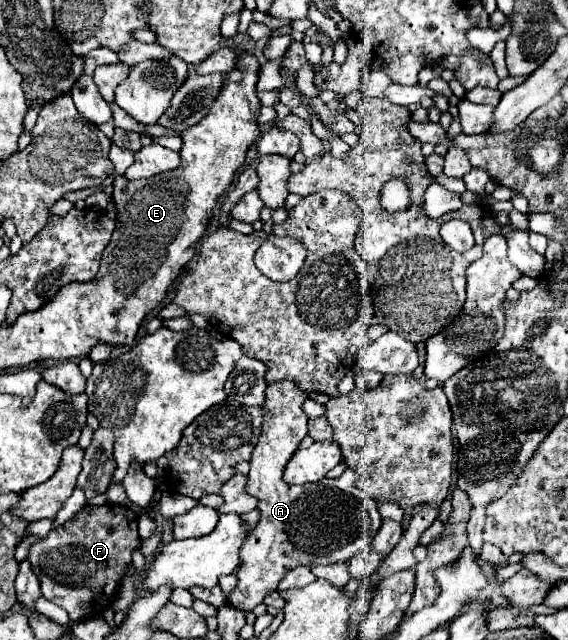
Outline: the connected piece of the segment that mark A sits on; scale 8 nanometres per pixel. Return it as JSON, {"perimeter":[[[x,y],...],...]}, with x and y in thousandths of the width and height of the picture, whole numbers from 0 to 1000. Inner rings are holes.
{"perimeter":[[[489,594],[468,606],[468,625],[461,631],[468,644],[461,678],[444,706],[433,753],[433,769],[454,778],[451,794],[458,797],[458,813],[433,841],[433,850],[426,850],[419,913],[401,928],[401,941],[430,956],[440,956],[465,938],[468,928],[482,925],[511,888],[532,881],[556,884],[613,878],[630,863],[651,856],[673,819],[665,788],[627,763],[630,741],[623,741],[616,731],[606,734],[606,741],[592,750],[570,747],[553,756],[511,759],[496,750],[500,728],[542,675],[542,650],[532,641],[535,625],[539,613],[528,609],[514,594]],[[542,859],[549,859],[549,866]]]}

